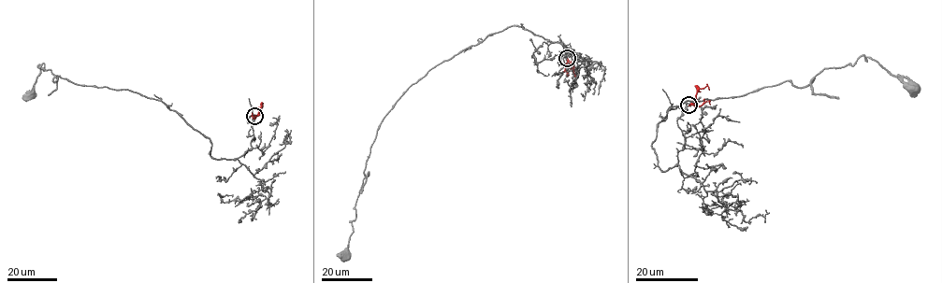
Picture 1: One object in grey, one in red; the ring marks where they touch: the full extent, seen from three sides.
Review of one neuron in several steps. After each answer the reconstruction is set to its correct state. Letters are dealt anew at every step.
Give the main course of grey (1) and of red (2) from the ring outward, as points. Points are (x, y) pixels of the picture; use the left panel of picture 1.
1: (255, 116), (252, 148), (213, 159), (209, 139), (141, 94), (59, 76), (53, 81), (42, 63), (31, 94)
2: (255, 116), (263, 105), (262, 108)

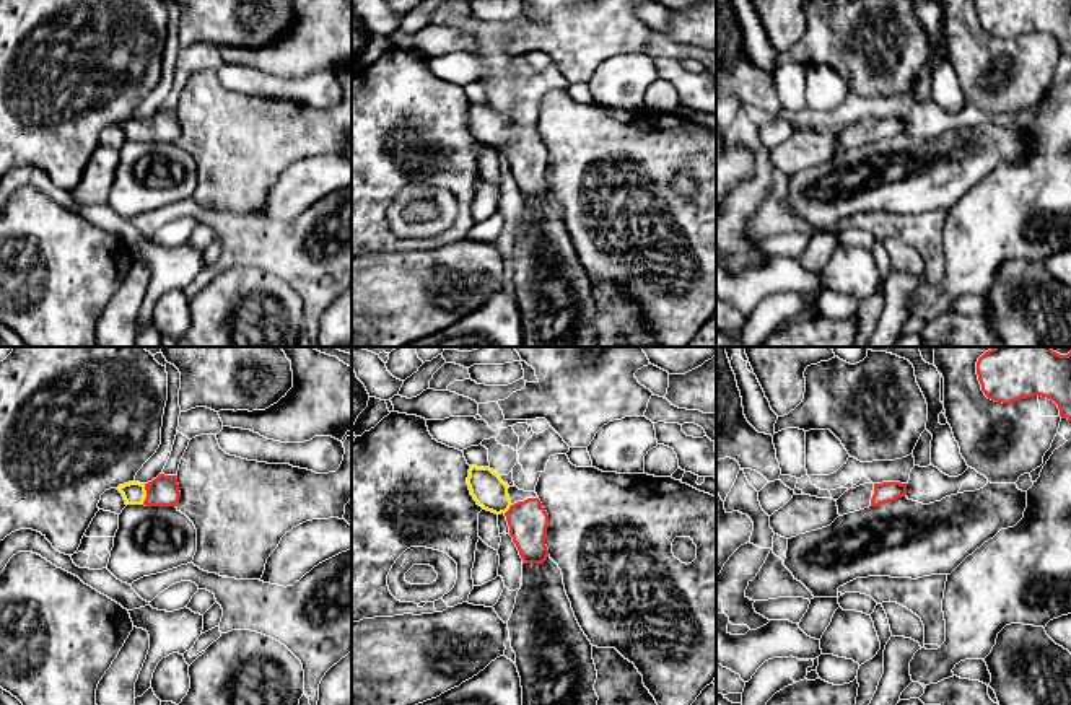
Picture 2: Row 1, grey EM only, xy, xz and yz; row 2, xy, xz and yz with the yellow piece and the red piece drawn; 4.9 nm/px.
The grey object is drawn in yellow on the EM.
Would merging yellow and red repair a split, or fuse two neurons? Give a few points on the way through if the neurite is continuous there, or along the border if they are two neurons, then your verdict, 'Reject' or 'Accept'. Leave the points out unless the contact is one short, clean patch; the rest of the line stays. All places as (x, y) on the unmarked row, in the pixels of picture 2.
Path across: xy (134, 127), (145, 129), (163, 126). Accept

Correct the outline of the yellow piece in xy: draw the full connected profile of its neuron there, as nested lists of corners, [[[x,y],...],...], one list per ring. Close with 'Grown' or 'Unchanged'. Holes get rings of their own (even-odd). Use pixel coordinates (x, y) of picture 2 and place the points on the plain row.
[[[160,109],[148,119],[133,116],[119,120],[117,125],[122,129],[125,140],[176,142],[181,134],[177,111]]]. Grown

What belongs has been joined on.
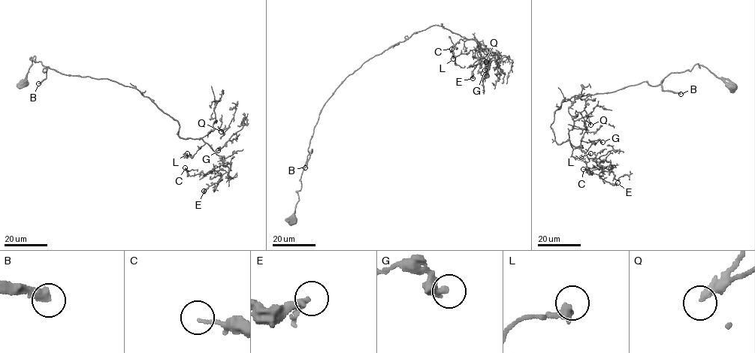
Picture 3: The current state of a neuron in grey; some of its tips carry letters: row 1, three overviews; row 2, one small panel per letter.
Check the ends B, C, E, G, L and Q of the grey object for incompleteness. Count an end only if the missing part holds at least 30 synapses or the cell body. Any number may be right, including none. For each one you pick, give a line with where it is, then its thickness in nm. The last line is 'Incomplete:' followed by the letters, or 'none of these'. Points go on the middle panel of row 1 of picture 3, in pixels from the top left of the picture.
B: Place: (305, 167). Thickness 320 nm
Incomplete: B

